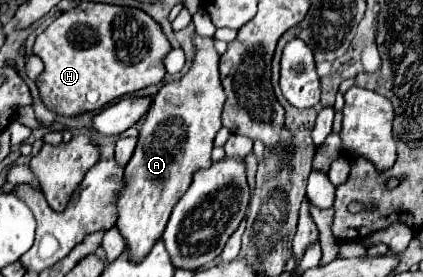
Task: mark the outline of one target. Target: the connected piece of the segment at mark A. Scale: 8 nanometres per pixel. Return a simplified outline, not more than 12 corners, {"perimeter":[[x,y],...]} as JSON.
{"perimeter":[[214,39],[154,97],[126,165],[132,259],[162,237],[226,101]]}

